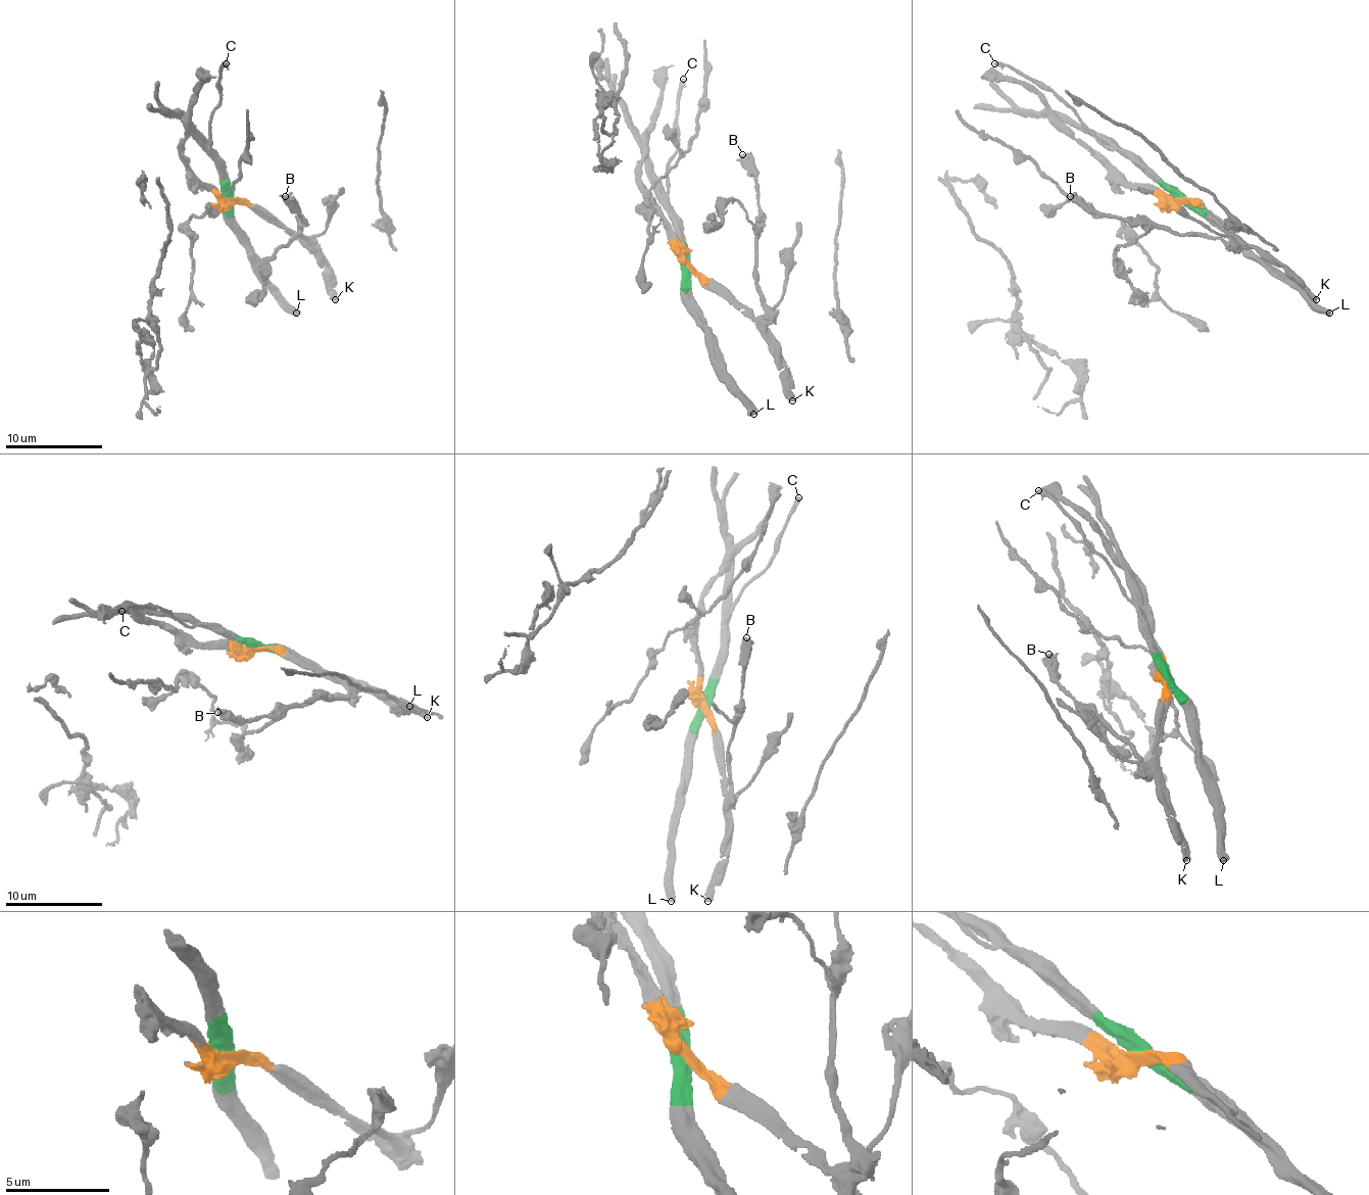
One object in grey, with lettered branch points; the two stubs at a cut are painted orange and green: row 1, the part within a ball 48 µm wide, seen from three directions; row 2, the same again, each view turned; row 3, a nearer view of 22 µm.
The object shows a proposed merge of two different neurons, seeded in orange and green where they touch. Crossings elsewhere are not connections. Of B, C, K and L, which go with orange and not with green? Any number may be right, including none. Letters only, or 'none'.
B, K

